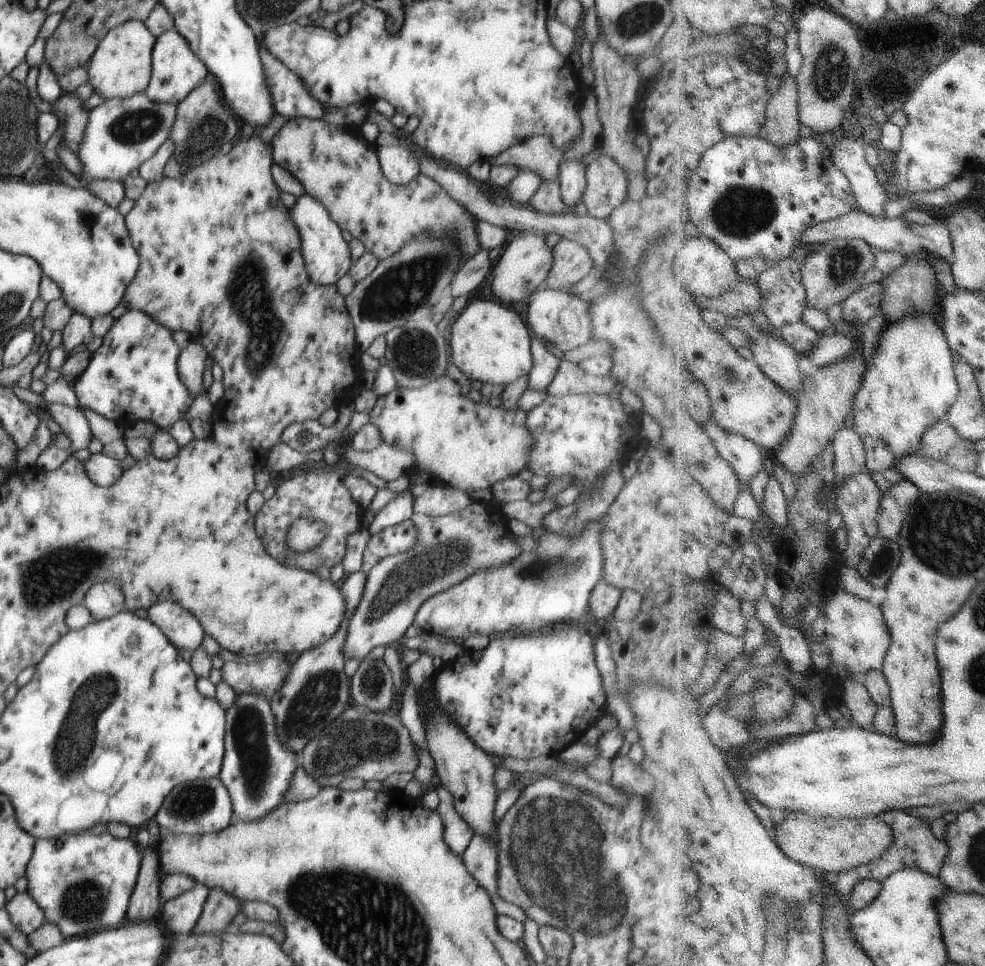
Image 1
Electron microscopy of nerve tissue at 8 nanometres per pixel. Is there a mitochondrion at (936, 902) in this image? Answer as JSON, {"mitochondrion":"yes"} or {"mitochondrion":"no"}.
{"mitochondrion":"no"}

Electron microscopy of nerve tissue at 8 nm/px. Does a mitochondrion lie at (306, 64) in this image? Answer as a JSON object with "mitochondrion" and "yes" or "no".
{"mitochondrion":"no"}

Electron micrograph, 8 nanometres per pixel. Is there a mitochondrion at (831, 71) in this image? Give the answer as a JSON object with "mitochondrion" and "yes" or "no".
{"mitochondrion":"yes"}

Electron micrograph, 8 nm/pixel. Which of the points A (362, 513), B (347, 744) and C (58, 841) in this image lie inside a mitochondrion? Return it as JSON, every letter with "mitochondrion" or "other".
{"A":"other","B":"mitochondrion","C":"other"}

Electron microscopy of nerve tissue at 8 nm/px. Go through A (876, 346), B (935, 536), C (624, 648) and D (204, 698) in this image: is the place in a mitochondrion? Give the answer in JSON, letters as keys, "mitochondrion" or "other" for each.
{"A":"other","B":"mitochondrion","C":"other","D":"other"}

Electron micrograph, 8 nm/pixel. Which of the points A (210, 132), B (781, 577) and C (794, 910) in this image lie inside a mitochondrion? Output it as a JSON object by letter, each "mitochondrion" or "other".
{"A":"mitochondrion","B":"other","C":"mitochondrion"}

